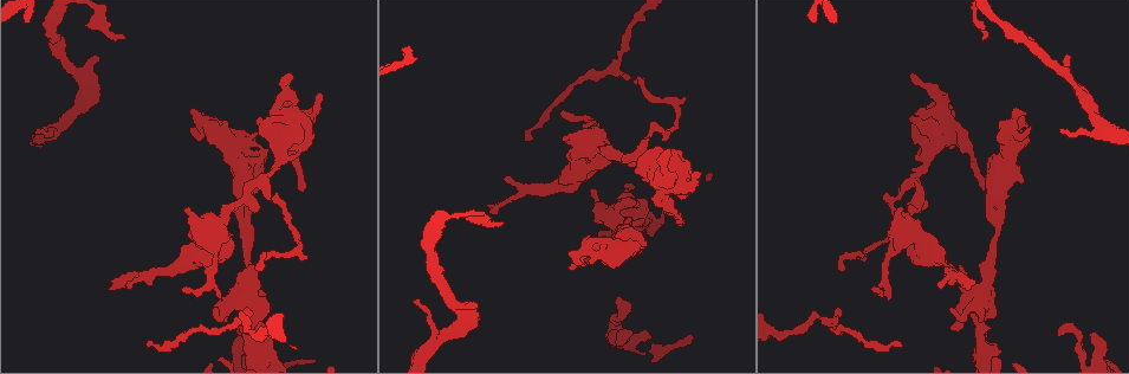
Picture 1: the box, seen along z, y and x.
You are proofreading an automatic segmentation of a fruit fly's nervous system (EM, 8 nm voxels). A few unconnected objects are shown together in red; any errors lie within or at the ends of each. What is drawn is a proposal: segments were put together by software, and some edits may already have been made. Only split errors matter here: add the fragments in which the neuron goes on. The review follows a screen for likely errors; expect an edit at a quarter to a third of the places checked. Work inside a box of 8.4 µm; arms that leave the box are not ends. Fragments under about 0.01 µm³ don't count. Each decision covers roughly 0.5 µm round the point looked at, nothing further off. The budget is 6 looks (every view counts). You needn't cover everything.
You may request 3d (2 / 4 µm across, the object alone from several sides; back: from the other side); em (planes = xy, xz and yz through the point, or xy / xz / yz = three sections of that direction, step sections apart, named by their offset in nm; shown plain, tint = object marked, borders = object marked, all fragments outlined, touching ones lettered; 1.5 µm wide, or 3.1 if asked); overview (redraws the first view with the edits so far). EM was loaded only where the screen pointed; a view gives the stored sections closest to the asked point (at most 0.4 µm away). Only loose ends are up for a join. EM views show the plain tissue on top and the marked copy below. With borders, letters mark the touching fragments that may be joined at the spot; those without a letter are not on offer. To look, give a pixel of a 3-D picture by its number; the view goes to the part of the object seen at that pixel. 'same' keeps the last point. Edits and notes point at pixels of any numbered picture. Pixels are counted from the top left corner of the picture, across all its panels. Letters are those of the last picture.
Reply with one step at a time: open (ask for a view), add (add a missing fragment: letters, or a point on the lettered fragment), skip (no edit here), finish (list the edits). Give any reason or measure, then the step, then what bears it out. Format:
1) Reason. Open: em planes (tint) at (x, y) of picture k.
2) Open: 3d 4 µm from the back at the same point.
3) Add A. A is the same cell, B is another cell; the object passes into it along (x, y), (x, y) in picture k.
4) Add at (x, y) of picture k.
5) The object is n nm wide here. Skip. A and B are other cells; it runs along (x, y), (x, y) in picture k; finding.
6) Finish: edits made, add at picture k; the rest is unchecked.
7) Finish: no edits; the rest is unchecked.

Tapers out. Open: em planes (borders) at (304, 191) of picture 1.

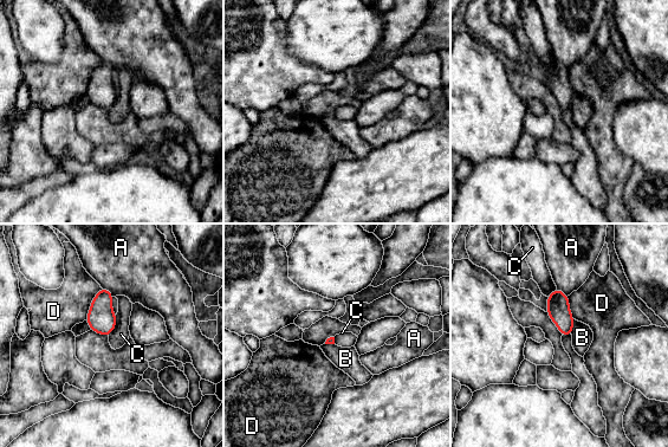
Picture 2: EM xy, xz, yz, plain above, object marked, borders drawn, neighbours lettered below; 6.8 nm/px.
Skip. A, B, C and D are other cells; a border runs along (116, 315), (116, 326), (109, 336) in picture 2; no lettered fragment goes on from it.

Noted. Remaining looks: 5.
Branch stops here. Open: 3d 4 µm from the back at (669, 151) of picture 1.

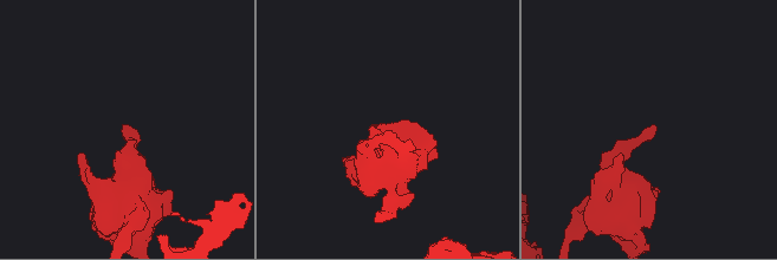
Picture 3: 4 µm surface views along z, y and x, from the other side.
Shape alone is not enough. Open: em planes (borders) at (123, 125) of picture 3.

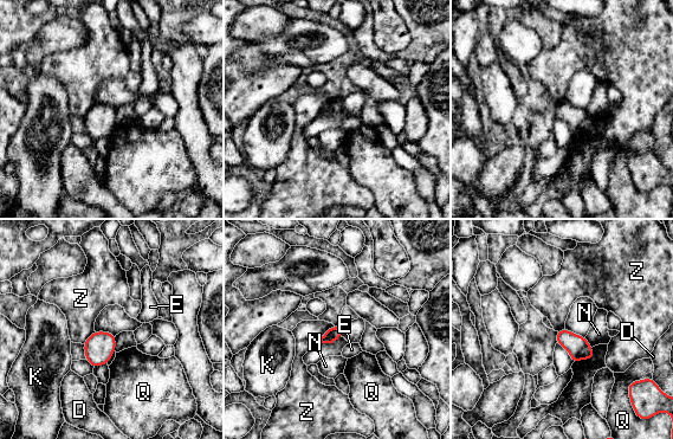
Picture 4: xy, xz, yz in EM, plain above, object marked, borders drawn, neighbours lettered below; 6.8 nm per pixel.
The longest contact is with Q, 180 nm. Skip. D, E, K, N, Q and Z are other cells; none of them fits.

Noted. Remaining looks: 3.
Open: 3d 2 µm at (150, 347) of picture 1.

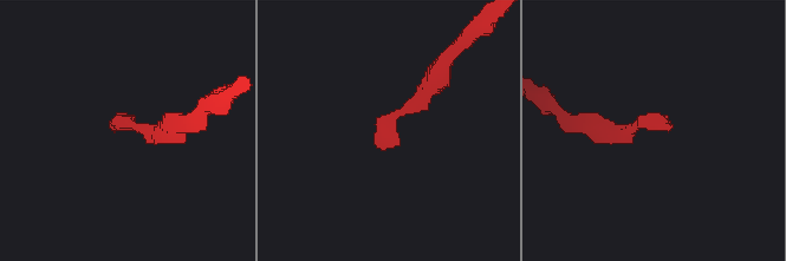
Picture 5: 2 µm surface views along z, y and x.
Now the EM. Open: em planes (borders) at (668, 128) of picture 5.

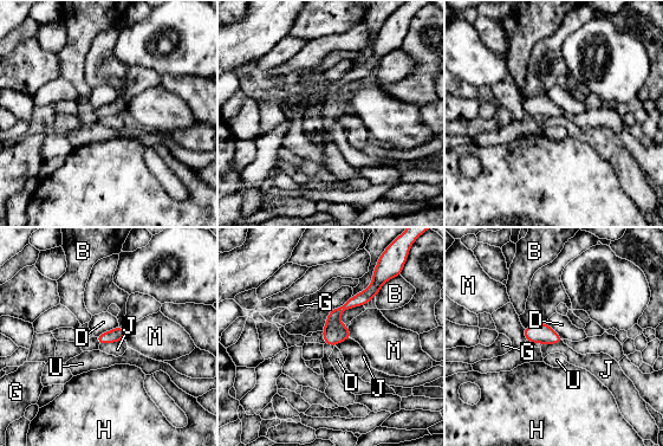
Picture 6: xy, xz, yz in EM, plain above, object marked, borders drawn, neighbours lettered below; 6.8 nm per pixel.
The object is 100 nm wide here. Skip. B, D, G, H, J, M and U are other cells; it runs along (375, 284), (333, 317), (326, 341) in picture 6; none of them fits.

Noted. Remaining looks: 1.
Finish: no edits; the rest is unchecked.

